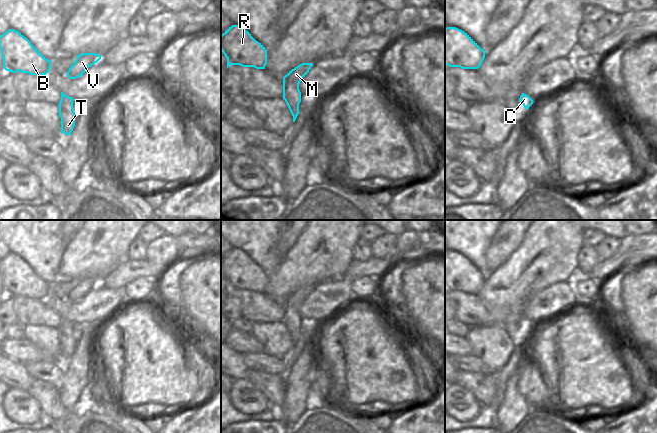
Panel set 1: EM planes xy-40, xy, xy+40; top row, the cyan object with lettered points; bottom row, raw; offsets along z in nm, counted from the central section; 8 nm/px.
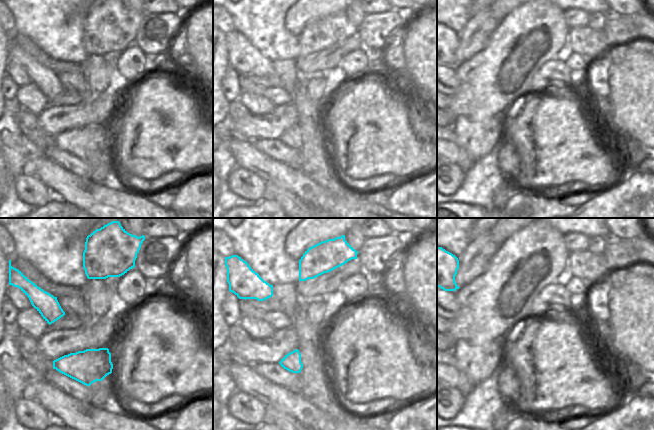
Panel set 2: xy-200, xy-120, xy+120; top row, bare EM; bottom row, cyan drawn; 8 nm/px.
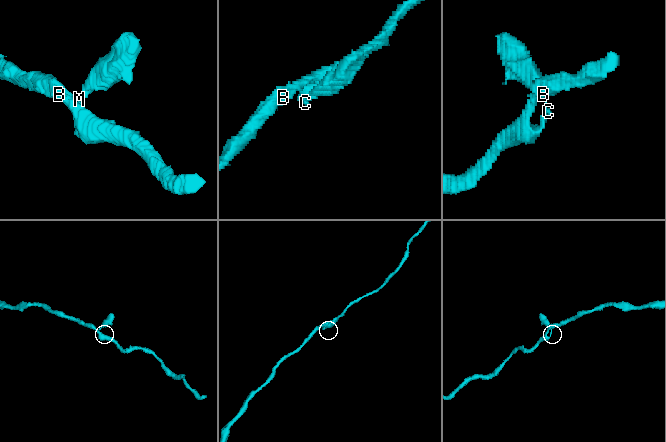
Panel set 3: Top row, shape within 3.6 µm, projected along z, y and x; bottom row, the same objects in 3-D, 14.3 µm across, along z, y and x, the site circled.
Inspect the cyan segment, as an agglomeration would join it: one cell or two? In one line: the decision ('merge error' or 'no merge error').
no merge error

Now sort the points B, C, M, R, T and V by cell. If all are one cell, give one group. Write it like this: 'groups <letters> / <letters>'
groups B C M R T V

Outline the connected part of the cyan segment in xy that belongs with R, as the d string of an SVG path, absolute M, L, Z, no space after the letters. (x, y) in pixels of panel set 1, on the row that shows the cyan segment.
M232 25L221 35L221 51L230 65L265 69L267 50L240 25Z

